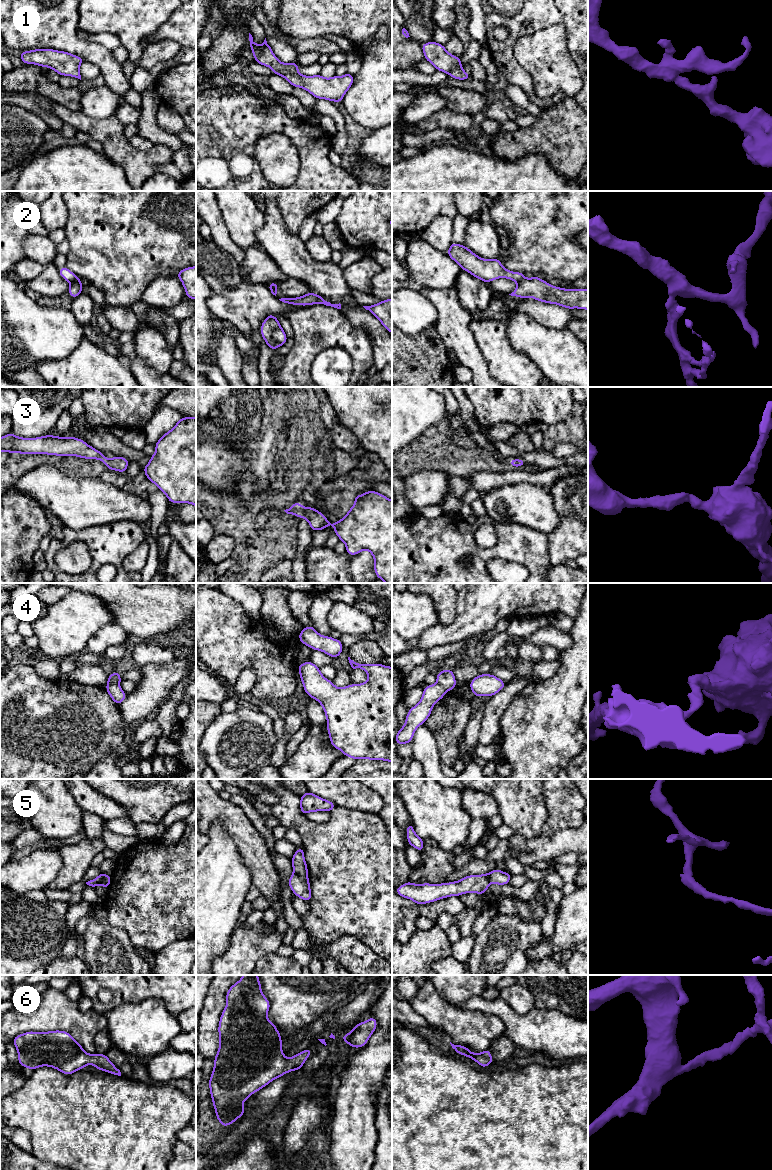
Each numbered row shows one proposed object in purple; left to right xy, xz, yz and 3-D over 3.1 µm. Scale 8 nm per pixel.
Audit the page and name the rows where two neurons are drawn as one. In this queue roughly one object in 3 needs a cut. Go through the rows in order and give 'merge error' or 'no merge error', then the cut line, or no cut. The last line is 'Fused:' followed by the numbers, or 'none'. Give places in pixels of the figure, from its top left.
1: no merge error | no cut
2: merge error | xy (79, 279), (70, 282)
3: no merge error | no cut
4: merge error | xy (118, 683), (107, 684)
5: merge error | xz (294, 872), (301, 876), (306, 876)
6: no merge error | no cut
Fused: 2, 4, 5

